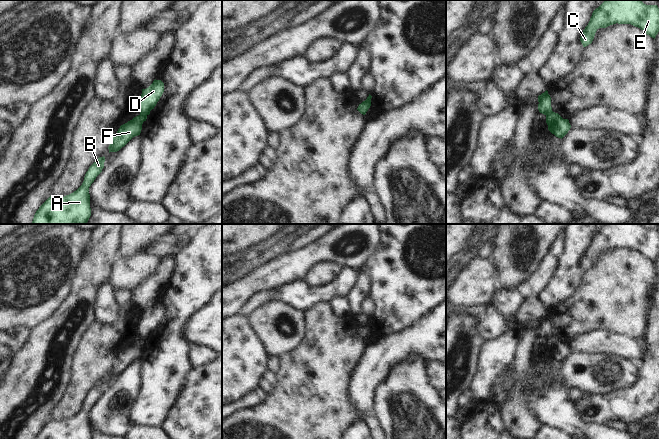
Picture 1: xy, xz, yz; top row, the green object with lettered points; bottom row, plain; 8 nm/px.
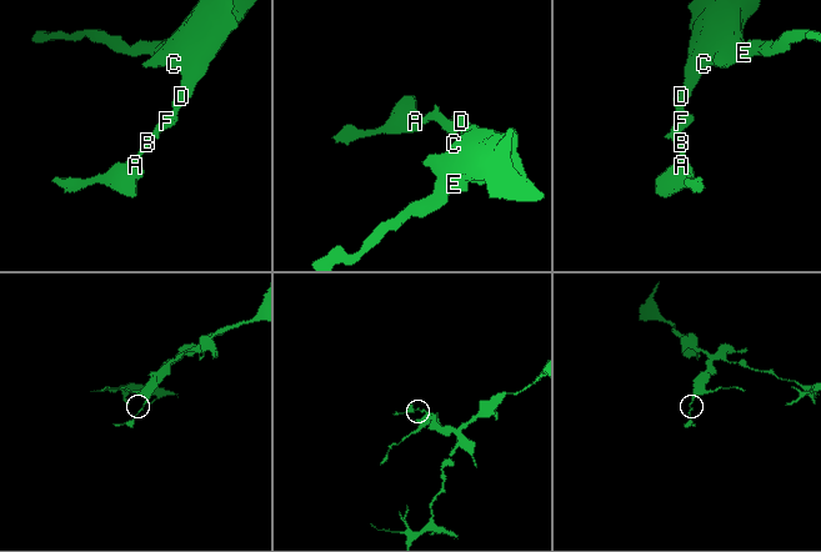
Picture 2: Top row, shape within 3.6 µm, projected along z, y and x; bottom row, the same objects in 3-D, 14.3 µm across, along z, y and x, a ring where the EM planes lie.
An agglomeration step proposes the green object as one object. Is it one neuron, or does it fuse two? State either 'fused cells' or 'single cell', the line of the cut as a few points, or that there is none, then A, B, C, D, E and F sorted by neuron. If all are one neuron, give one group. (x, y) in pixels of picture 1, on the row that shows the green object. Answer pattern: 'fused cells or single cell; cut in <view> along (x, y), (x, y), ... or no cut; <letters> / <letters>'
fused cells; cut in xy along (140, 113), (146, 116); A B F / C D E

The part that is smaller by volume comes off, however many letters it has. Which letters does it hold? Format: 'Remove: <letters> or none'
Remove: A, B, F

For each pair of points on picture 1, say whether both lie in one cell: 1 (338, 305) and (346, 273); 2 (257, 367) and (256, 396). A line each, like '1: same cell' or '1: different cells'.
1: different cells
2: different cells

